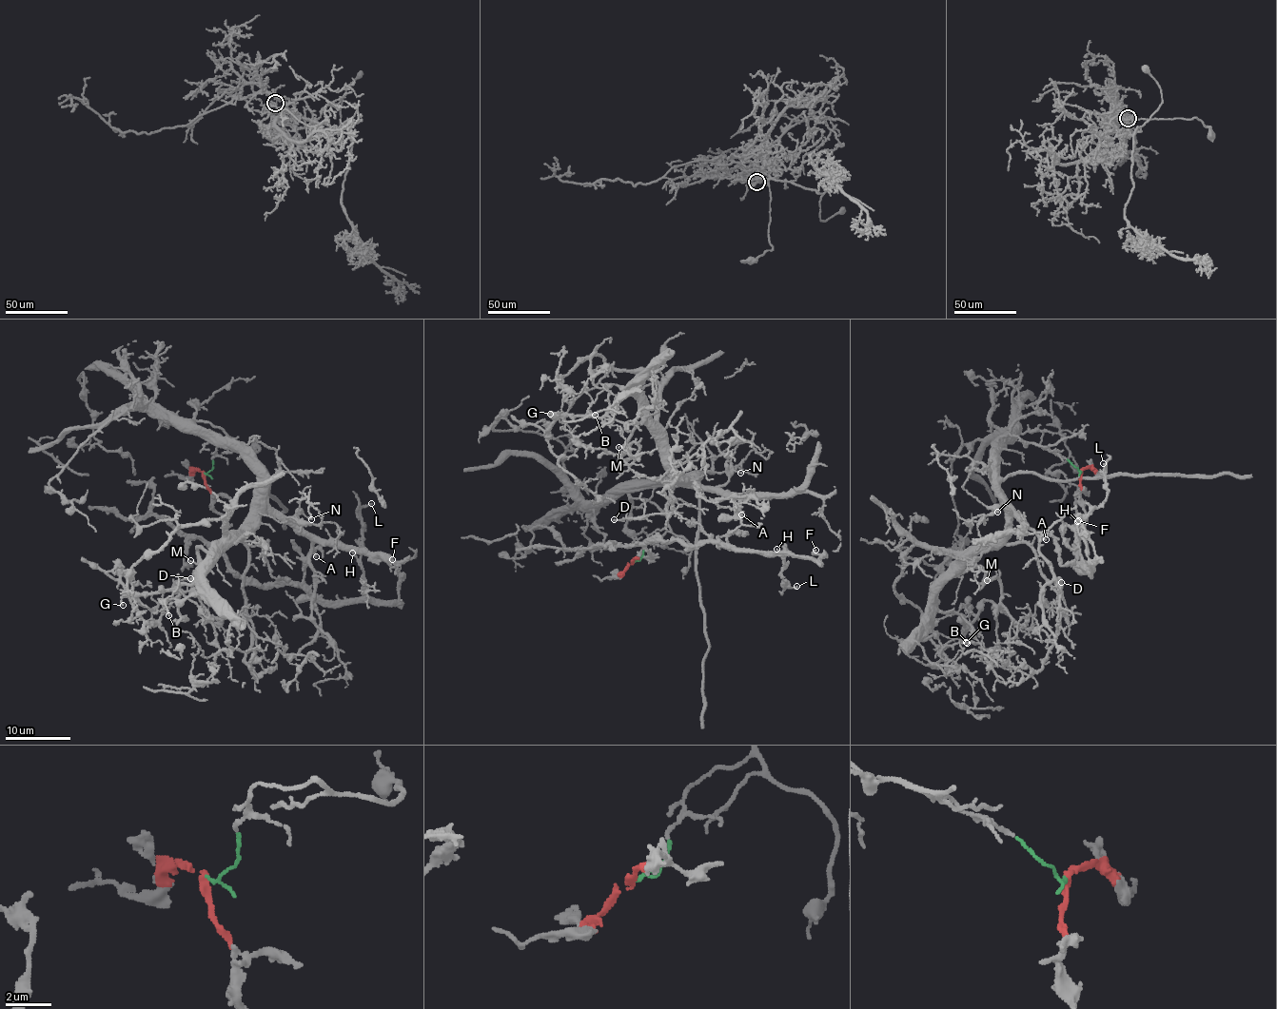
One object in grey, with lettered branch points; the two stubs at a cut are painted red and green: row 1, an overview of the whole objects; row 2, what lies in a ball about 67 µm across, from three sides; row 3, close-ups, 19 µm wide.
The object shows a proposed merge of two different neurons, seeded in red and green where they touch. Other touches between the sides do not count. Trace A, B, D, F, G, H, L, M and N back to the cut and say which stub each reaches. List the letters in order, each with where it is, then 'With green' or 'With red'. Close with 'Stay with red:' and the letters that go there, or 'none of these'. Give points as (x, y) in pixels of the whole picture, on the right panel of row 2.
A: Place: (1046, 539). With green
B: Place: (967, 643). With green
D: Place: (1061, 582). With green
F: Place: (1078, 520). With red
G: Place: (966, 642). With green
H: Place: (1077, 521). With red
L: Place: (1103, 463). With red
M: Place: (987, 580). With green
N: Place: (997, 512). With green
Stay with red: F, H, L

